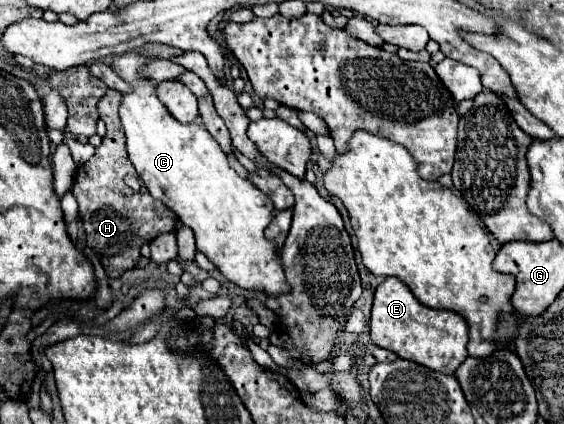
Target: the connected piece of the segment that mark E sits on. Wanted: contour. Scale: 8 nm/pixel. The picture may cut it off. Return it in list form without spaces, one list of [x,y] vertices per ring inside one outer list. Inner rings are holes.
[[[385,278],[385,282],[377,286],[369,328],[375,346],[387,348],[403,360],[413,360],[437,372],[453,374],[467,358],[467,322],[451,310],[423,306],[399,278]]]

